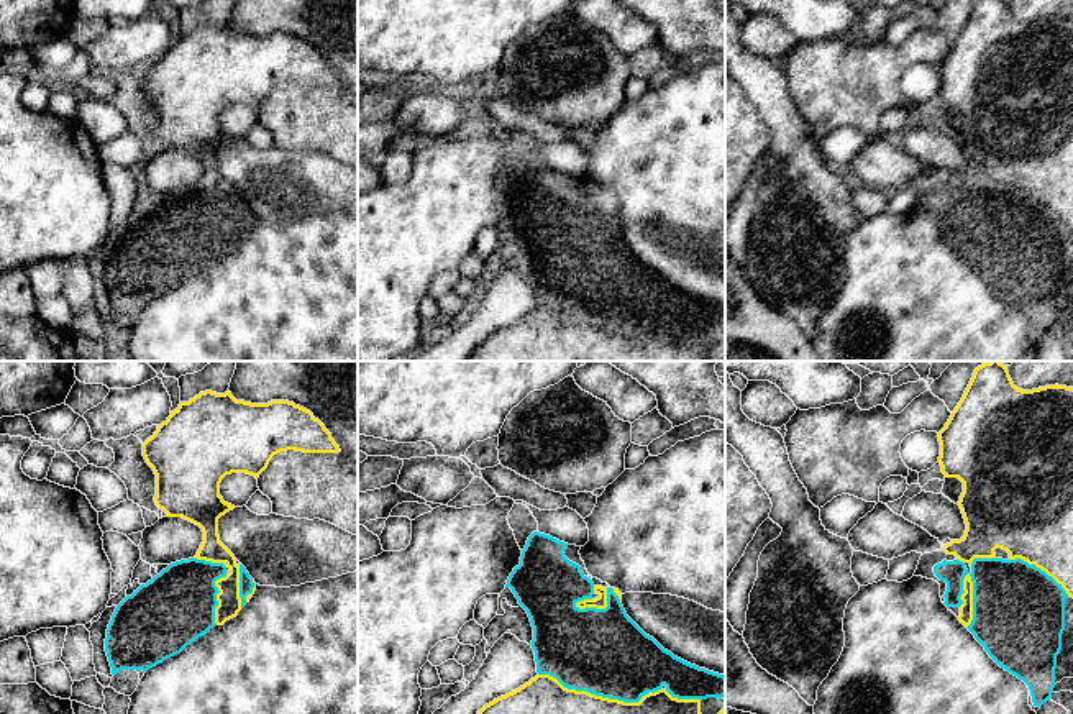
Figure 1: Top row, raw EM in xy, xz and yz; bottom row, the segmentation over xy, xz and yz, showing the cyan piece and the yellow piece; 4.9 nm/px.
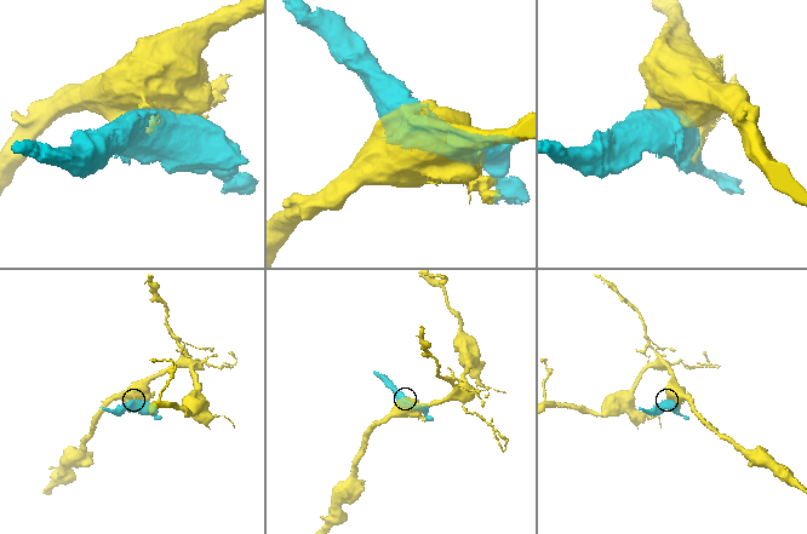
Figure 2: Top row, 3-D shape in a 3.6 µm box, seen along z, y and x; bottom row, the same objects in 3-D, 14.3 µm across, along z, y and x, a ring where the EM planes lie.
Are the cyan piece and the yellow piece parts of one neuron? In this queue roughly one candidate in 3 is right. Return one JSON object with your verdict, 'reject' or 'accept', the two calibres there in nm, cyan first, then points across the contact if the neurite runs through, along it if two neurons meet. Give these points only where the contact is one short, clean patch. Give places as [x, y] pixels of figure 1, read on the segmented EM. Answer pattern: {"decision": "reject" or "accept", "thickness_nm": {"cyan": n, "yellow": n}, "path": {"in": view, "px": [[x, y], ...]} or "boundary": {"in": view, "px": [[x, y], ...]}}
{"decision": "reject", "thickness_nm": {"cyan": 420, "yellow": 170}}

